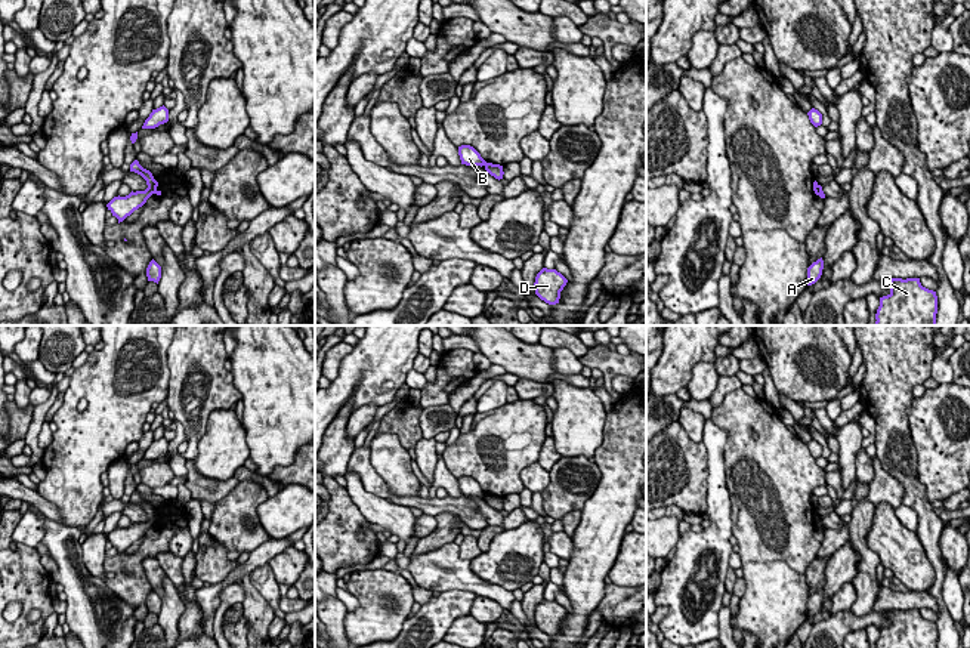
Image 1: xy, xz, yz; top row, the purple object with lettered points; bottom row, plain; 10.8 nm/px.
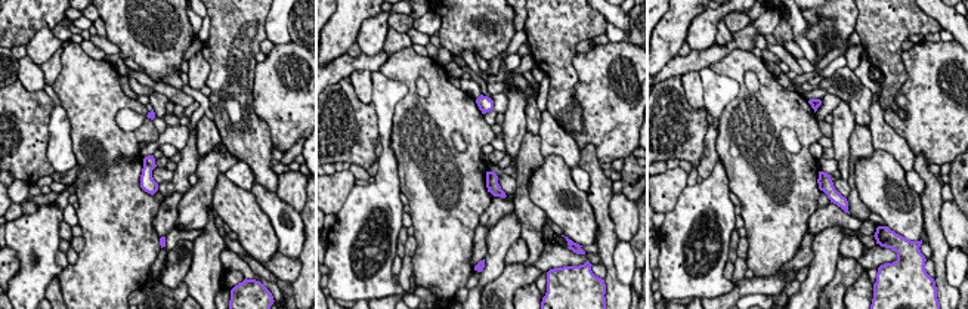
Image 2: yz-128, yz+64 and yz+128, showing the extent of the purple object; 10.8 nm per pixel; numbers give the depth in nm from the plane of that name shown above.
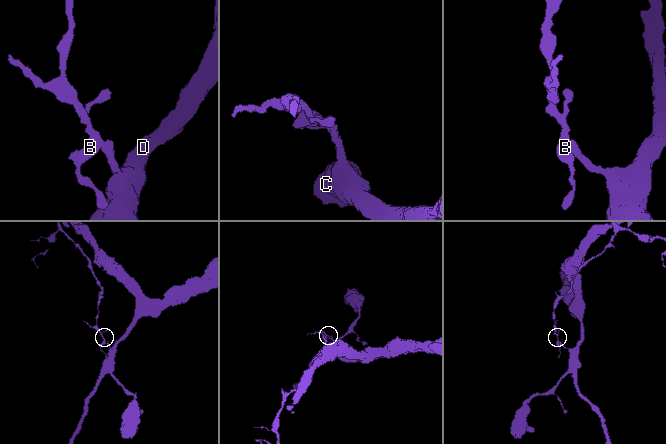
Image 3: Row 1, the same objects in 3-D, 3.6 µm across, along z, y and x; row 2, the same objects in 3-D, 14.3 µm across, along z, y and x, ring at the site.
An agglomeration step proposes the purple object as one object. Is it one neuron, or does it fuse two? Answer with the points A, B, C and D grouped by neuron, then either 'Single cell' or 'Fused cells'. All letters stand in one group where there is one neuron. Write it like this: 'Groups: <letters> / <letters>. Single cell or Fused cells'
Groups: A B / C D. Fused cells

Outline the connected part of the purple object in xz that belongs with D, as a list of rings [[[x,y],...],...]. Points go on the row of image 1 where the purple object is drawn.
[[[543,268],[535,277],[535,294],[546,303],[556,305],[566,283],[568,280],[556,269]]]

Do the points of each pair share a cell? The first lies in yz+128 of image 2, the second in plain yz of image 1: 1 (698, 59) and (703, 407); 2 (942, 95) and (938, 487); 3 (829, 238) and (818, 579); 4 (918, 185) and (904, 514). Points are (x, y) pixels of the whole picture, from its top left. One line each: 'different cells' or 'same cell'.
1: same cell
2: same cell
3: different cells
4: same cell

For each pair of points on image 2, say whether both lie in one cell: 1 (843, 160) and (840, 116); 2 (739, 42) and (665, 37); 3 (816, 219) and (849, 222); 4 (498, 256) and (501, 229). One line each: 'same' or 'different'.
1: same
2: different
3: same
4: same

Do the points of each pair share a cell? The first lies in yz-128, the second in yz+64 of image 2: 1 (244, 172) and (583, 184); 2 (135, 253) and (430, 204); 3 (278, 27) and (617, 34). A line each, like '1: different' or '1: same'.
1: same
2: same
3: same

